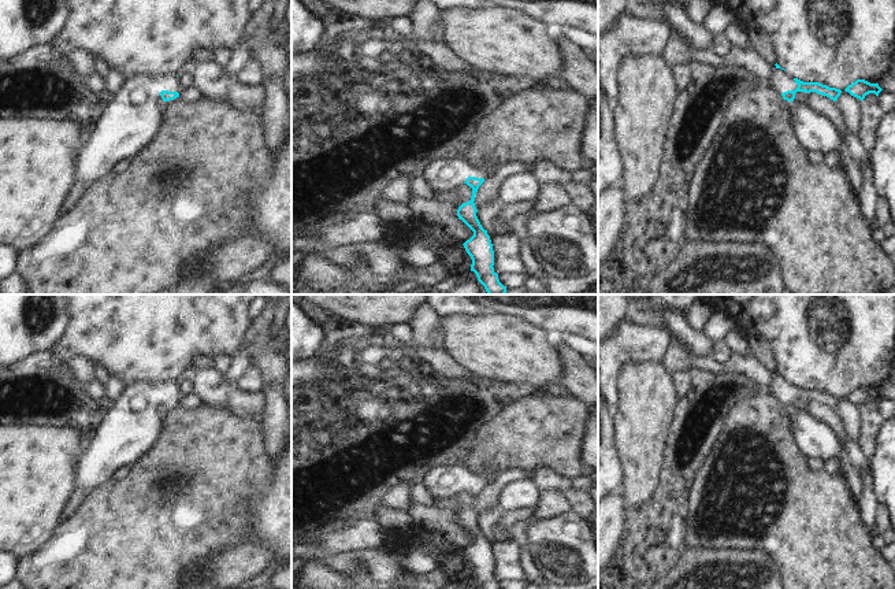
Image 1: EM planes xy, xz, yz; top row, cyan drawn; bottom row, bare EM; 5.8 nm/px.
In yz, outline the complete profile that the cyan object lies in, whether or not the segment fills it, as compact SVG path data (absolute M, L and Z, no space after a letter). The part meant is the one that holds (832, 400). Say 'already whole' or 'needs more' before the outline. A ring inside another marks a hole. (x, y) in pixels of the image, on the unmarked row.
needs more | M777 370L775 371L776 377L770 384L772 394L783 403L787 408L794 408L796 399L816 399L818 401L827 403L831 407L836 408L842 397L836 394L829 394L820 389L803 389L798 385L792 385L781 375Z

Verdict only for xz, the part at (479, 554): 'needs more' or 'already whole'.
needs more

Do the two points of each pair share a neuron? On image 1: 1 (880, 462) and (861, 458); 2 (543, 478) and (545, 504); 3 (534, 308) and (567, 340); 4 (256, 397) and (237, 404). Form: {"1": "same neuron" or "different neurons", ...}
{"1": "different neurons", "2": "different neurons", "3": "different neurons", "4": "same neuron"}

